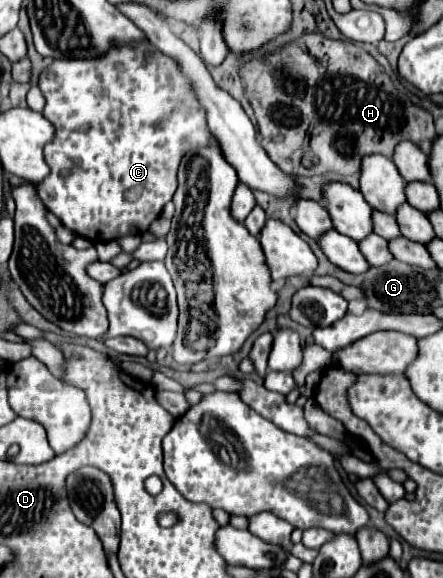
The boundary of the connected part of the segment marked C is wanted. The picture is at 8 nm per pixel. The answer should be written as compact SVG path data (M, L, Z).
M123 44L123 46L113 46L109 48L103 56L99 58L83 58L83 60L55 60L51 62L41 74L39 74L39 88L45 96L45 108L43 108L43 116L53 124L55 134L53 140L45 144L45 162L51 168L49 176L37 184L37 194L41 198L41 202L45 204L45 208L49 212L53 212L61 224L65 228L69 228L71 232L75 232L77 236L83 236L91 242L109 242L121 236L129 236L129 234L143 234L147 232L149 224L161 214L163 206L173 198L175 190L177 190L177 168L181 164L181 158L199 146L207 146L211 140L211 132L207 128L207 118L205 118L205 110L201 108L201 102L193 90L191 80L183 74L183 70L179 68L179 64L171 58L161 54L157 48L153 48L153 44Z

